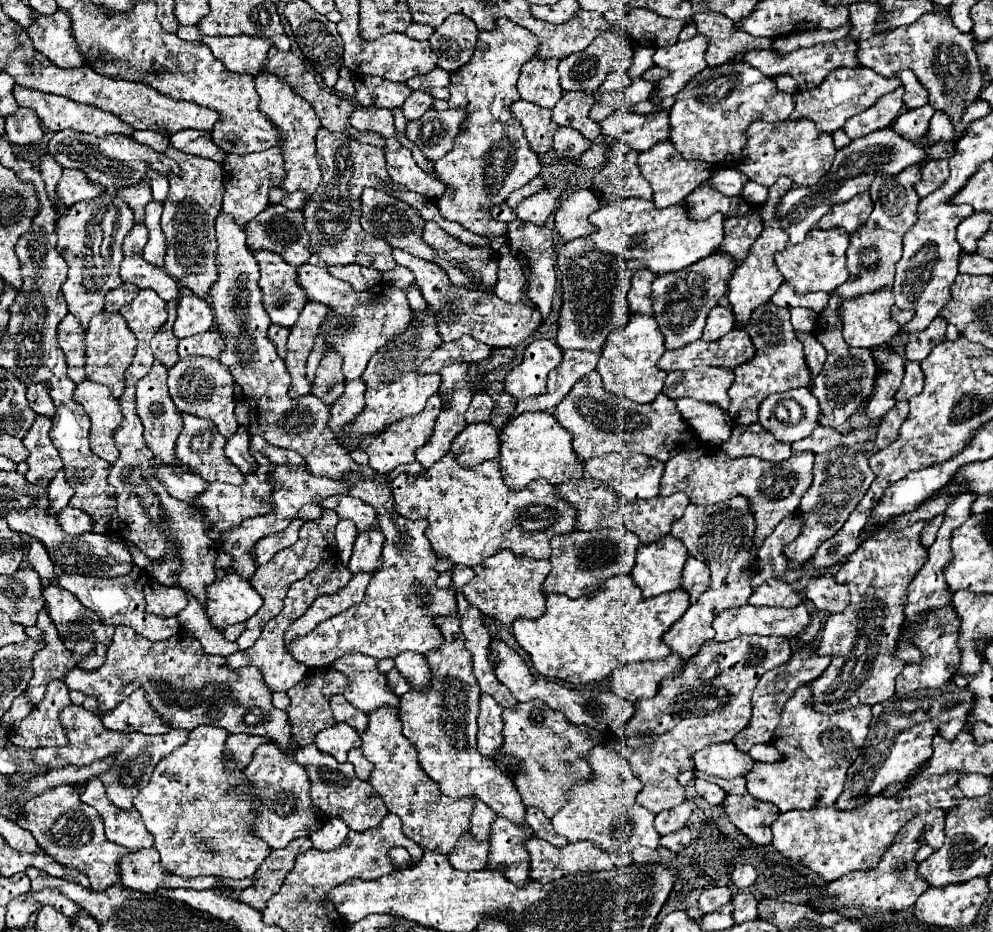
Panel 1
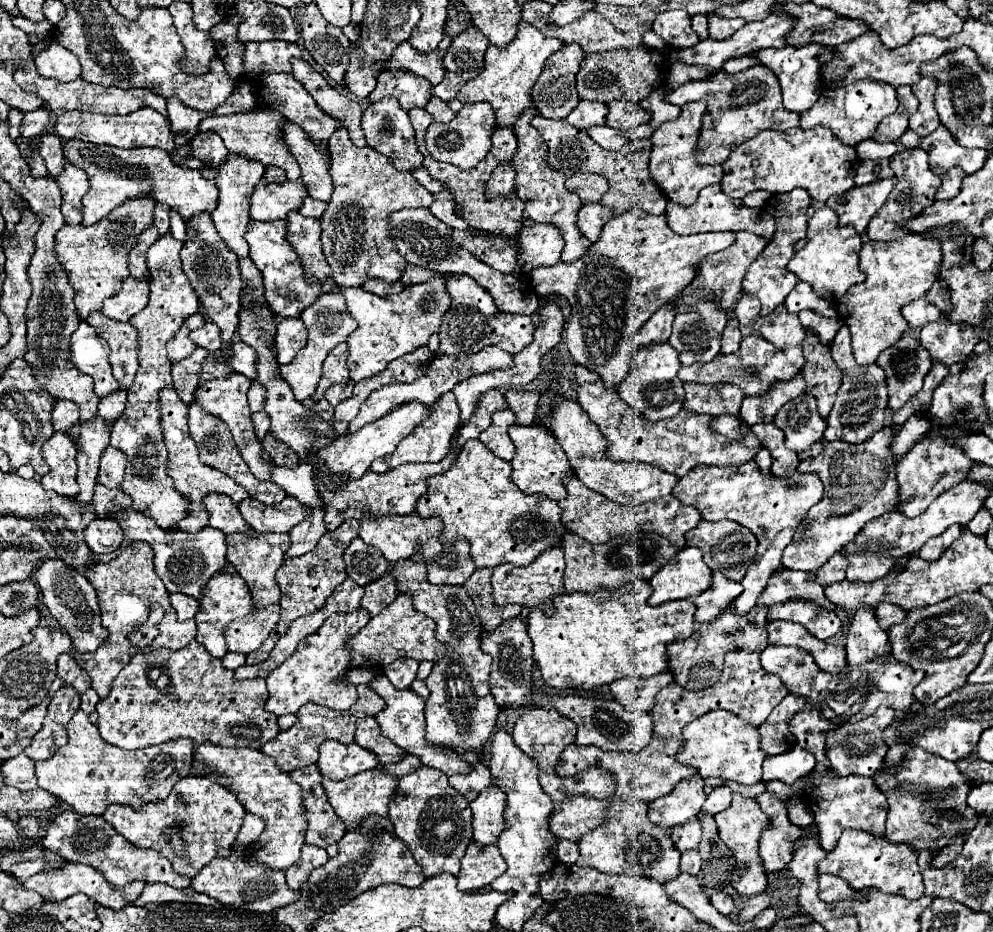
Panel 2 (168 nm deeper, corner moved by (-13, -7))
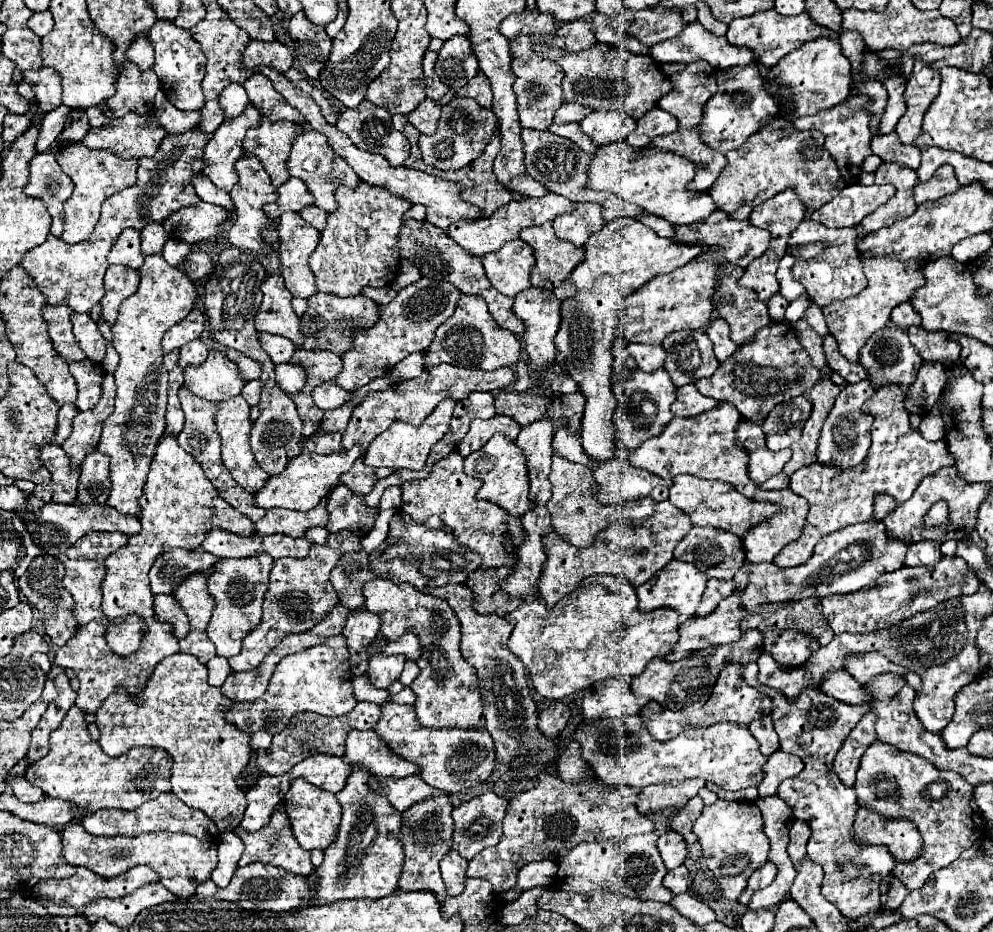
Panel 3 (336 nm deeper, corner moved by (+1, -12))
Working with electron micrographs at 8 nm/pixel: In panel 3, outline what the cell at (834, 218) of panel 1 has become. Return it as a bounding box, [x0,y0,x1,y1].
[810,184,894,228]

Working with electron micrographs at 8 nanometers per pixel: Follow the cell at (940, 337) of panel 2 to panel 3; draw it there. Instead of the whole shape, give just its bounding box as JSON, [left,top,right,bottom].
[908,326,962,368]

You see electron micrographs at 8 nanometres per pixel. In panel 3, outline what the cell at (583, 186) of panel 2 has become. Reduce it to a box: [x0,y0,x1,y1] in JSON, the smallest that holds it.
[448,192,574,258]

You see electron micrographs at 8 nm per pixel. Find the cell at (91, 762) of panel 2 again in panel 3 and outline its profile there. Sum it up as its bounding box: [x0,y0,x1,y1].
[26,706,172,820]

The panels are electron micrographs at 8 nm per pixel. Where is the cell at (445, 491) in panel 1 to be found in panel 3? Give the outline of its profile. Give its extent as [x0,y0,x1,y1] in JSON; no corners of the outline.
[402,452,526,568]

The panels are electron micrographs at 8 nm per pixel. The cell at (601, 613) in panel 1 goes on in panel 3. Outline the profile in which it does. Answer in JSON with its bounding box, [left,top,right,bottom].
[506,574,678,700]

